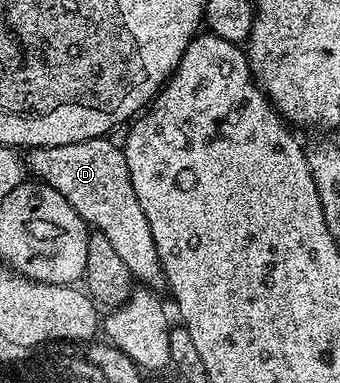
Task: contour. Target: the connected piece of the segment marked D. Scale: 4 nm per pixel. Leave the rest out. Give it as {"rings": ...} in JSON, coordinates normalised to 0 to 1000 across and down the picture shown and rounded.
{"rings":[[[306,355],[226,376],[94,381],[74,402],[74,444],[94,467],[179,501],[271,603],[306,611],[326,629],[400,739],[468,762],[491,734],[462,668],[462,637],[450,637],[450,603],[438,598],[438,574],[426,574],[403,501],[391,501],[391,470],[379,470],[379,428],[368,428],[362,394],[326,366]]]}

